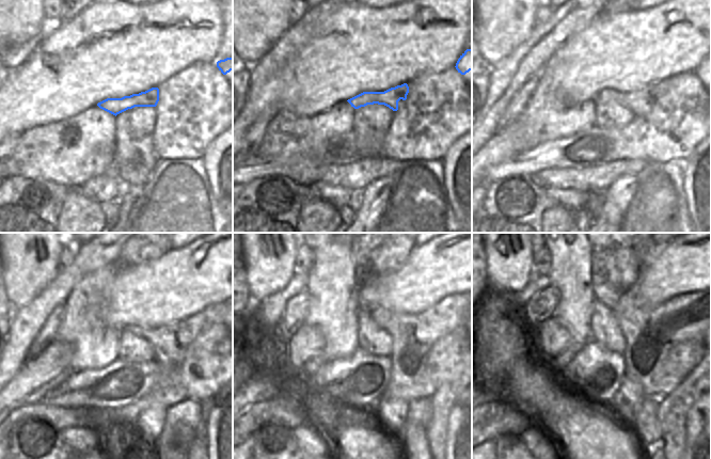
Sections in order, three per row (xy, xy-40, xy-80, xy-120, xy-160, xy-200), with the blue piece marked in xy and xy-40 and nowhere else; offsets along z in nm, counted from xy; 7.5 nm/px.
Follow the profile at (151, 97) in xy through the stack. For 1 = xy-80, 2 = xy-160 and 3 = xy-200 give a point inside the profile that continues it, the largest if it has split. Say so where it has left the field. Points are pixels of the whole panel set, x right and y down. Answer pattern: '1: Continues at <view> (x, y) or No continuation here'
1: Continues at xy-80 (629, 99)
2: Continues at xy-160 (420, 332)
3: Continues at xy-200 (673, 333).

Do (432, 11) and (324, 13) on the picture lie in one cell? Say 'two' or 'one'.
two

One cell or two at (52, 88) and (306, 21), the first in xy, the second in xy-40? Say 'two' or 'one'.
two

